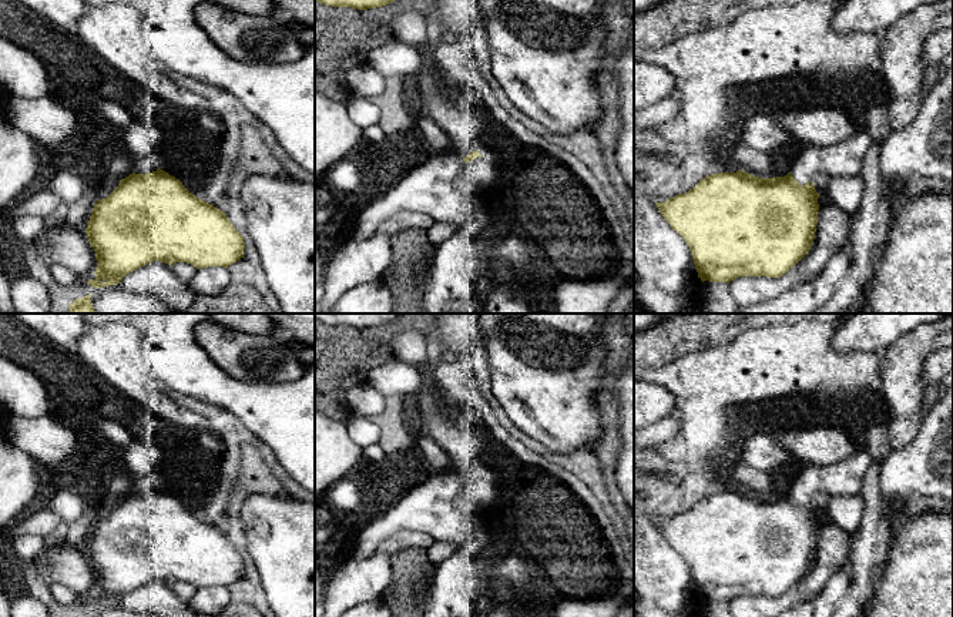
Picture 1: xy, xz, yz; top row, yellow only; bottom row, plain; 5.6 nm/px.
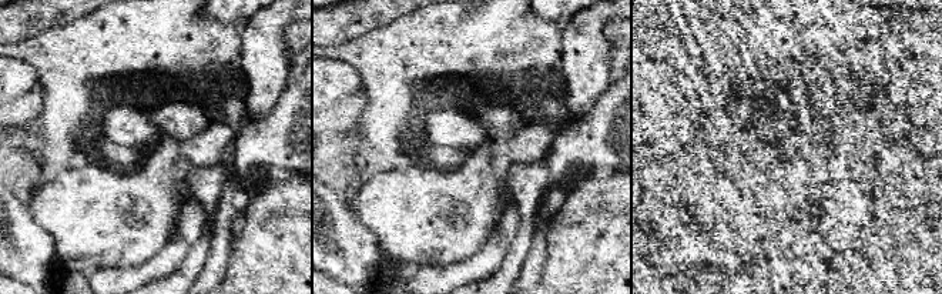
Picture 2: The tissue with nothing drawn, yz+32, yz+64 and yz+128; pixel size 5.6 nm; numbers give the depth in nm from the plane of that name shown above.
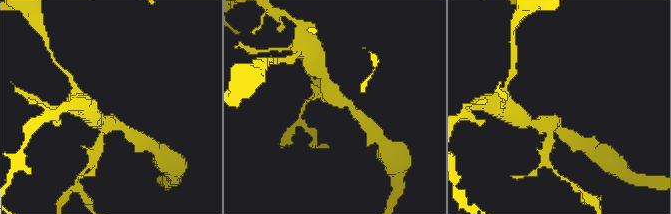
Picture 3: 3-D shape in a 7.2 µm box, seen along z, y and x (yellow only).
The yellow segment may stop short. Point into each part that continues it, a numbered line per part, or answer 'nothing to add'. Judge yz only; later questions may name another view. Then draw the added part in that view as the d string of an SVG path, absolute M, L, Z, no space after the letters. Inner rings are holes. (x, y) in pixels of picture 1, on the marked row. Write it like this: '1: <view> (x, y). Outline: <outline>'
1: yz (844, 158). Outline: M859 128L850 138L833 145L815 147L808 144L791 162L789 172L801 185L811 182L819 172L829 178L859 175L872 142L870 134L865 128Z

